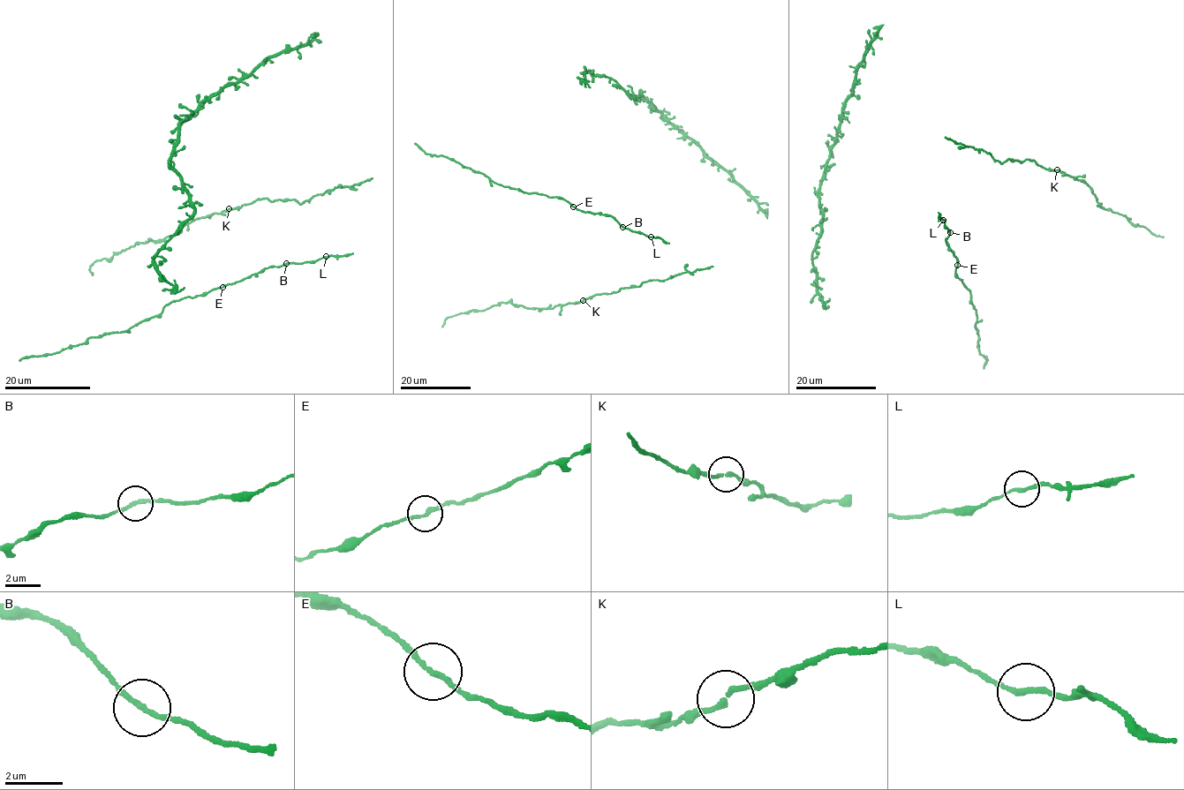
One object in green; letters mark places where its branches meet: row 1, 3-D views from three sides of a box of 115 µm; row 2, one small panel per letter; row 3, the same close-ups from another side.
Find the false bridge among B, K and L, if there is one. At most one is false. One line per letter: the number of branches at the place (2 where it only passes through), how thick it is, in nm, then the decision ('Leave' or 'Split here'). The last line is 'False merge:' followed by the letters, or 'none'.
B: Branches: 2. Thickness 170 nm. Leave
K: Branches: 2. Thickness 170 nm. Leave
L: Branches: 2. Thickness 180 nm. Leave
False merge: none

